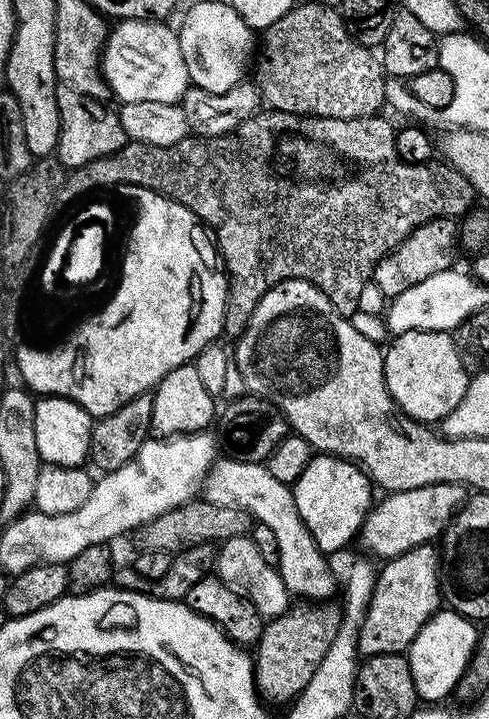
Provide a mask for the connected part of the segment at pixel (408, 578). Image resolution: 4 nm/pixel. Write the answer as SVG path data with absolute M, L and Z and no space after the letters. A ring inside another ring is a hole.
M428 546L412 548L387 561L379 569L377 584L374 586L362 625L359 649L361 657L382 654L399 656L407 653L408 647L414 642L422 626L441 607L442 576L438 571L437 553L435 556L430 549L432 548Z

